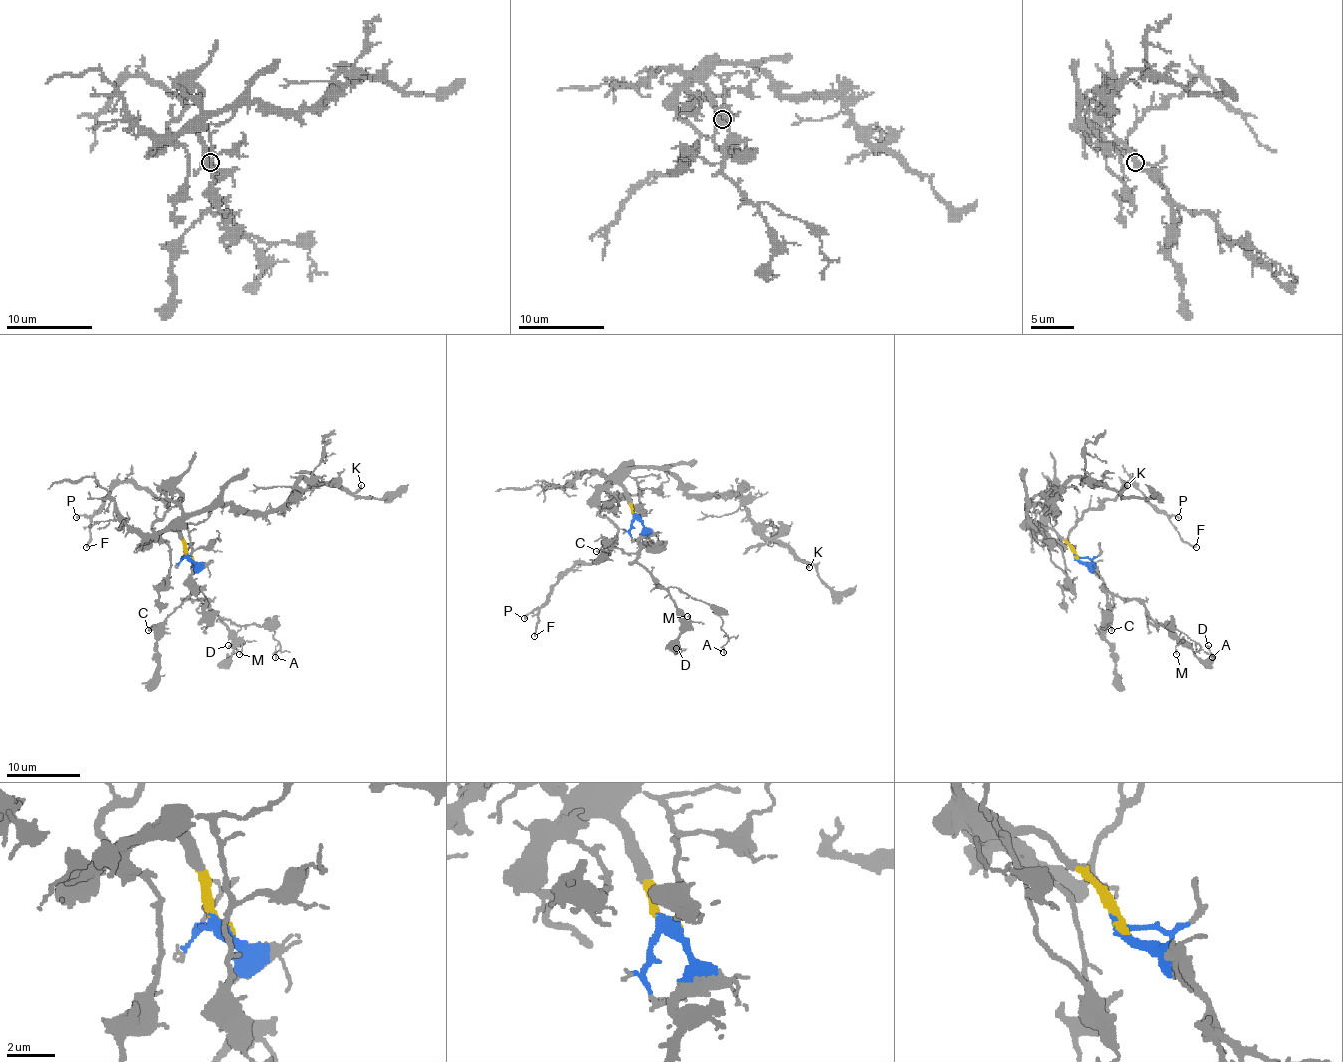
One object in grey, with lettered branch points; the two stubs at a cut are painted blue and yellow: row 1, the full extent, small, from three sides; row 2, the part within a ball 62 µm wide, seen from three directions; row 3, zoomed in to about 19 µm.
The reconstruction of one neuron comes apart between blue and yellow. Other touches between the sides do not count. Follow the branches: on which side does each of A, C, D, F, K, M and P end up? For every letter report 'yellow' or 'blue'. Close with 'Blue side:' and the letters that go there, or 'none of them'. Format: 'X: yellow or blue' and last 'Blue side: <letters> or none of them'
A: blue
C: blue
D: blue
F: yellow
K: yellow
M: blue
P: yellow
Blue side: A, C, D, M

